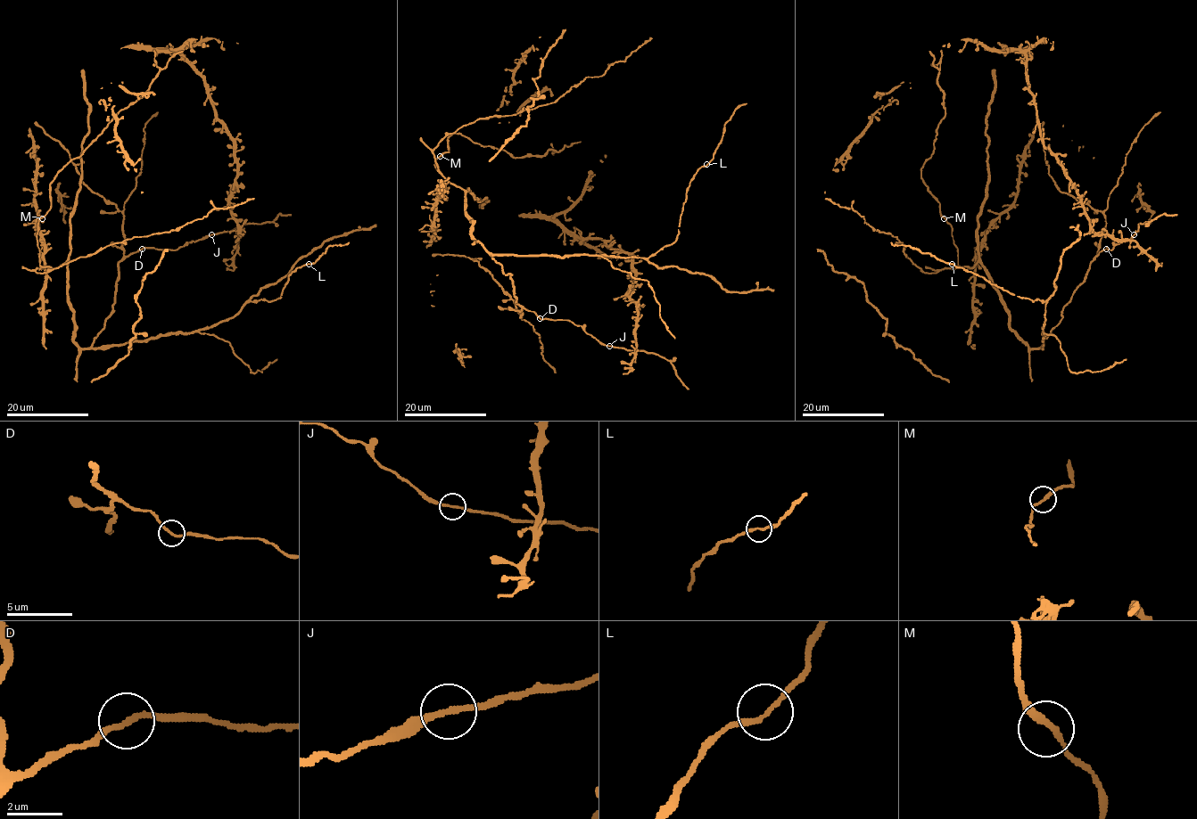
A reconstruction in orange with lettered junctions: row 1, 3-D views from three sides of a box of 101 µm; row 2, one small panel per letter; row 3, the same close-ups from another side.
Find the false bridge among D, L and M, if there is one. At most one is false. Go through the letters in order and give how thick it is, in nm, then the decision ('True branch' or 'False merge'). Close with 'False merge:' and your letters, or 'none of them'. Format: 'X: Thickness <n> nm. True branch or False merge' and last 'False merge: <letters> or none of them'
D: Thickness 190 nm. True branch
L: Thickness 190 nm. True branch
M: Thickness 200 nm. True branch
False merge: none of them

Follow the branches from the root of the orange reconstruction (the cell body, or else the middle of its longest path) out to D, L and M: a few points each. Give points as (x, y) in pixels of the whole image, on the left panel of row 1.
D: (116, 295), (118, 265), (143, 248)
L: (116, 295), (111, 315), (93, 348), (208, 329), (230, 319), (249, 301), (279, 298), (288, 276), (309, 263)
M: (116, 295), (104, 327), (82, 348), (73, 340), (68, 263), (39, 265), (42, 218)

